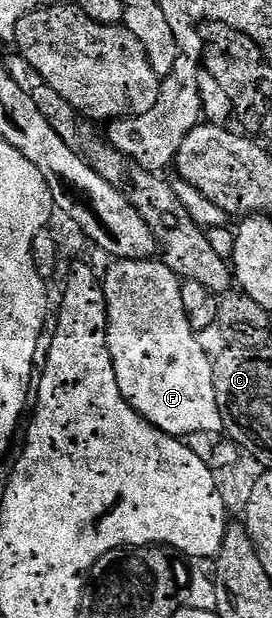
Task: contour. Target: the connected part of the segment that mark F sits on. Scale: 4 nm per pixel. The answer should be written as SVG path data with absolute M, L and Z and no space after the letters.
M120 259L112 262L106 273L103 273L103 288L105 290L105 298L107 299L107 335L109 336L109 350L111 351L111 359L115 367L115 375L119 383L119 391L123 391L123 395L127 399L130 407L137 412L145 421L150 421L159 431L170 433L172 437L178 439L189 439L192 433L221 433L224 430L223 415L219 415L219 403L215 399L215 383L213 382L213 361L211 357L205 354L205 349L201 346L198 330L191 327L191 323L187 319L187 311L183 311L183 295L181 294L180 277L175 275L175 271L171 271L171 267L167 267L165 262L160 259L150 259L147 261L123 261Z

